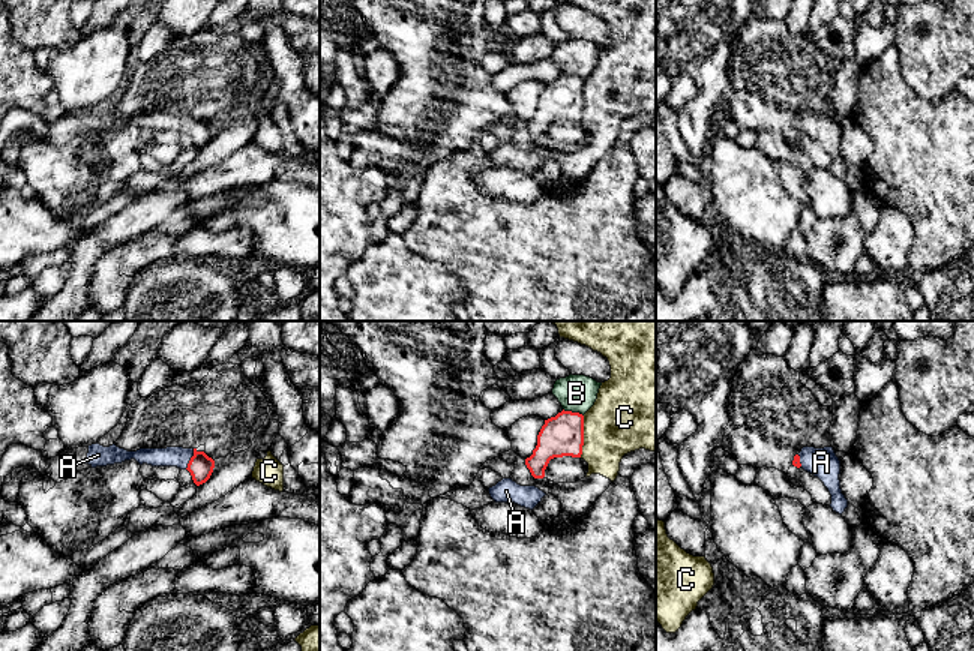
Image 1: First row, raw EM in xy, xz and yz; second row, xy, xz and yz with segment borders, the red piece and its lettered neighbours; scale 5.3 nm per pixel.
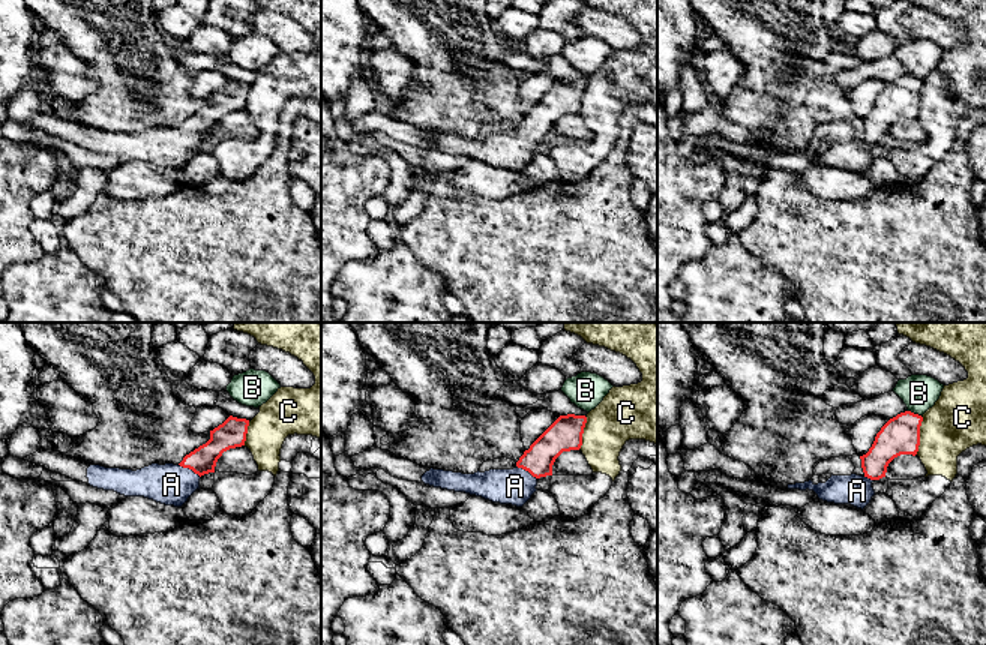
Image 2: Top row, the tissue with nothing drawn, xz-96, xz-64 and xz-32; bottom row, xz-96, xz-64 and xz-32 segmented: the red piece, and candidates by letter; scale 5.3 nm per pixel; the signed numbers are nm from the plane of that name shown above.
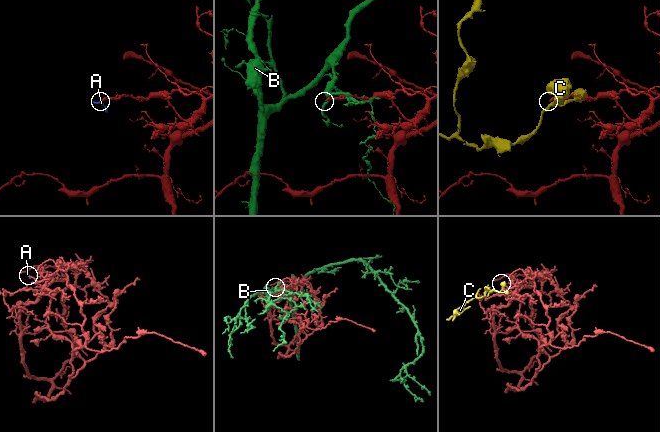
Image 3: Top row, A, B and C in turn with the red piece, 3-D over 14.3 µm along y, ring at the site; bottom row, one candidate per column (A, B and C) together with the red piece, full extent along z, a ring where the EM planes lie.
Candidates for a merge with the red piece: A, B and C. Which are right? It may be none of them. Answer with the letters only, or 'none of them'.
A

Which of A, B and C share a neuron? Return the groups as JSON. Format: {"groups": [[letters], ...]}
{"groups": [["A"], ["B"], ["C"]]}

